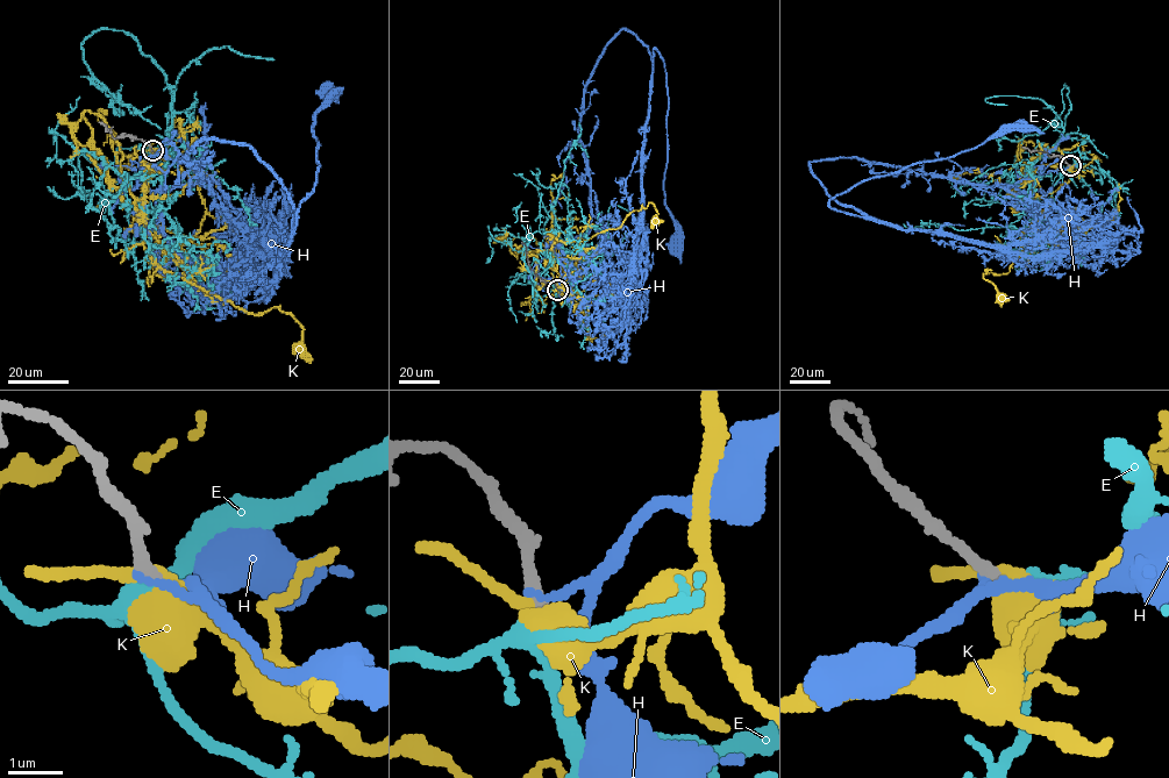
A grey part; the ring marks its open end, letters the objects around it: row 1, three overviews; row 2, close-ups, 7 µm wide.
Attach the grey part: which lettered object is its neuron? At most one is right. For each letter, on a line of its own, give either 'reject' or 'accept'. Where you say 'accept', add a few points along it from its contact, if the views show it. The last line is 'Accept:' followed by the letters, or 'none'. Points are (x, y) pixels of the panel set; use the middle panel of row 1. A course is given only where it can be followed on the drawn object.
E: accept; course (557, 290), (567, 292), (570, 276), (563, 249), (571, 252), (576, 247), (556, 225), (554, 206), (579, 122)
H: reject
K: reject
Accept: E

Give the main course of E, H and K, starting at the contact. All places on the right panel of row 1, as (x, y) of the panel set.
E: (1070, 165), (1073, 156), (1056, 150), (1034, 164), (1033, 216), (1023, 227), (903, 225)
H: (1069, 165), (997, 185), (856, 157), (811, 161), (810, 171), (865, 218), (833, 209), (829, 200), (1025, 127)
K: (1069, 165), (1041, 164), (1020, 185), (1038, 213), (1021, 254), (1005, 273), (983, 277), (1002, 297)

